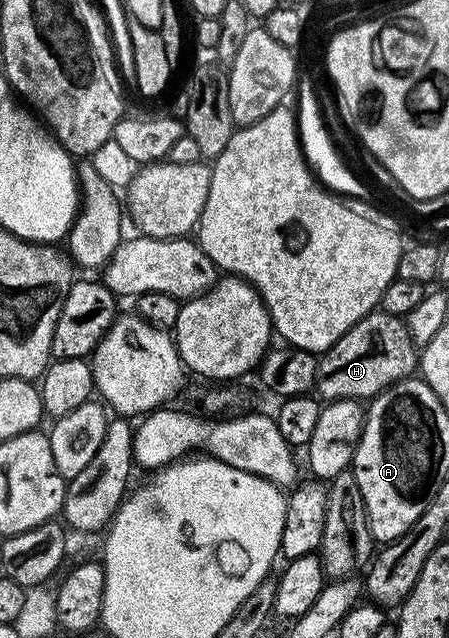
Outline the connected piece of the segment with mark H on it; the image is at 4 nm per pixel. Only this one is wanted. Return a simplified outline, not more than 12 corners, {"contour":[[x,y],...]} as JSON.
{"contour":[[372,312],[319,358],[318,397],[374,399],[416,373],[404,319]]}

